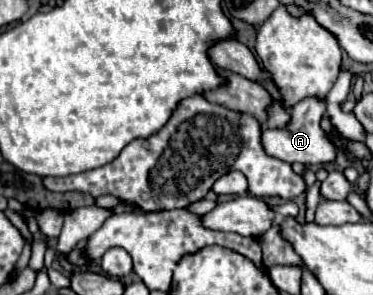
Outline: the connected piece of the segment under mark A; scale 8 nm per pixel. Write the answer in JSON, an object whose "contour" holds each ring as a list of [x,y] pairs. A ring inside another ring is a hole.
{"contour":[[[300,100],[290,108],[290,122],[284,128],[262,128],[262,148],[268,156],[284,160],[288,164],[302,162],[304,166],[334,162],[338,150],[320,128],[320,120],[326,114],[326,100]]]}

